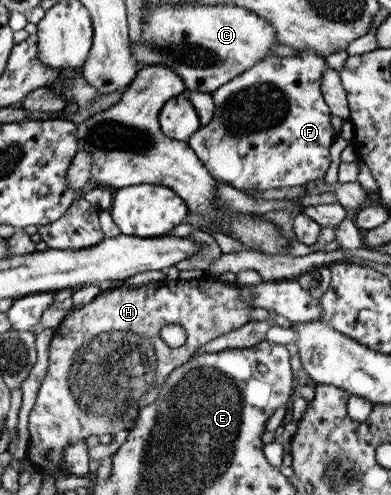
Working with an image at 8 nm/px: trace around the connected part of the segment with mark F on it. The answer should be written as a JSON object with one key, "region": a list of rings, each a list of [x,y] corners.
{"region":[[[312,49],[286,58],[268,57],[254,64],[212,93],[216,105],[212,120],[188,139],[189,148],[204,163],[212,178],[240,190],[312,185],[327,173],[331,146],[336,138],[330,121],[332,114],[320,93],[320,80],[328,67],[326,57],[320,57]]]}

